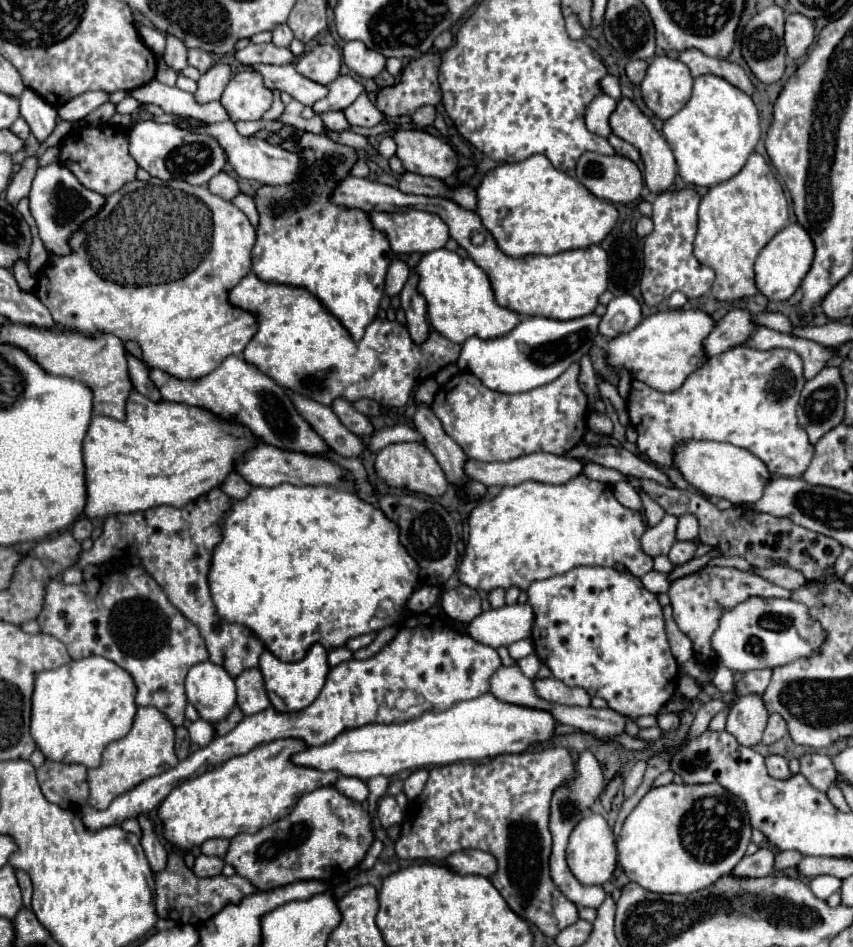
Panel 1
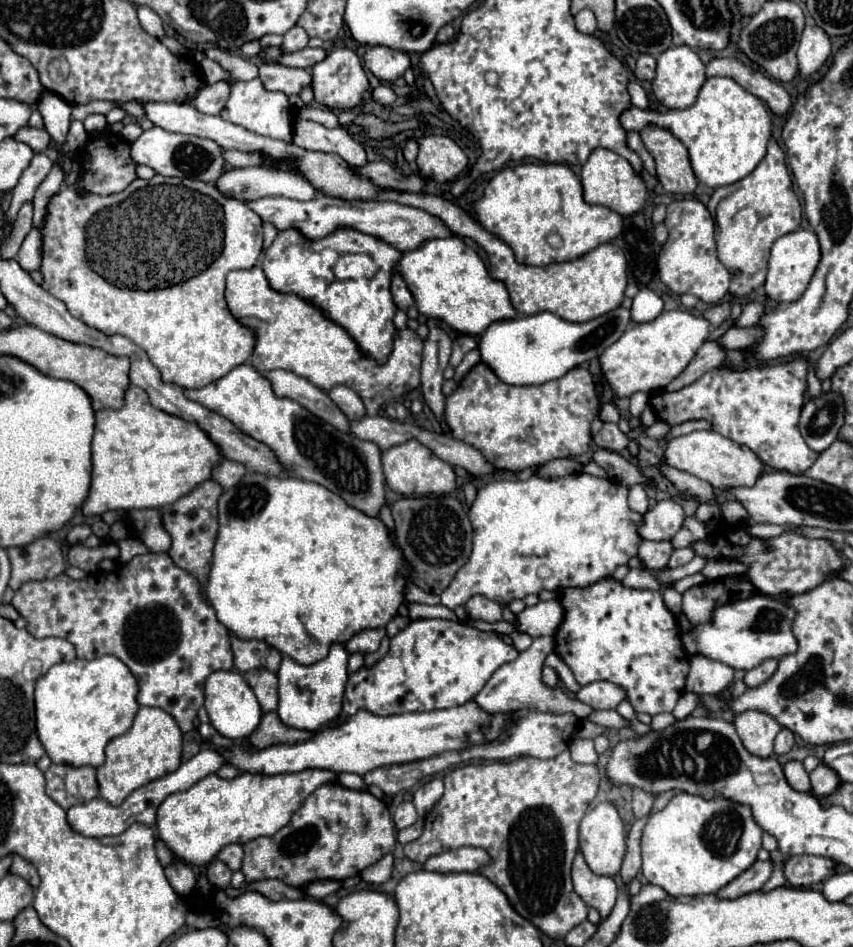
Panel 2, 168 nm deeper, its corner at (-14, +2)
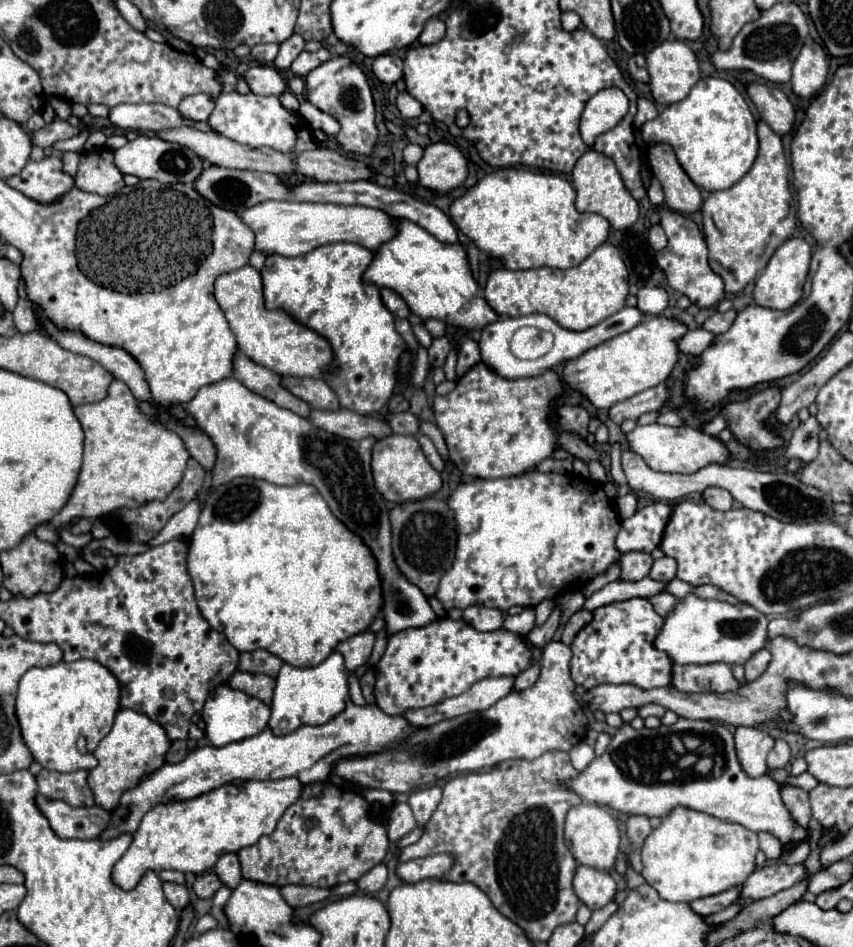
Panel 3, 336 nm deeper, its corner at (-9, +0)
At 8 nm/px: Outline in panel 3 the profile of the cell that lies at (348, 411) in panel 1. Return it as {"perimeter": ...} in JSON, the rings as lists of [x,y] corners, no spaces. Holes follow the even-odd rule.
{"perimeter":[[[285,377],[283,385],[297,395],[299,399],[307,401],[313,409],[325,409],[325,411],[339,411],[339,399],[335,391],[323,381],[323,379],[297,379],[297,377]]]}

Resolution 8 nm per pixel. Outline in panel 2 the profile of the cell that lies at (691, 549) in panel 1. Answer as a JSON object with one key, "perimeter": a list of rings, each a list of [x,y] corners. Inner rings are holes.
{"perimeter":[[[684,547],[684,549],[676,549],[668,561],[668,567],[680,567],[680,565],[686,565],[688,561],[694,559],[694,551],[690,547]]]}

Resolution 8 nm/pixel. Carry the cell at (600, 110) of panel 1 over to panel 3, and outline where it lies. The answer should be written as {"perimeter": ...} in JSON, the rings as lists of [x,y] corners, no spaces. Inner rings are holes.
{"perimeter":[[[705,77],[691,93],[641,125],[645,145],[669,143],[691,181],[705,191],[735,185],[753,165],[759,149],[757,121],[743,95],[725,79]]]}

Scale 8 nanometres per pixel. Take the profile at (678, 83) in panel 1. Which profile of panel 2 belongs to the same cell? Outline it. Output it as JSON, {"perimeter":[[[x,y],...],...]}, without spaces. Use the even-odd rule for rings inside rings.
{"perimeter":[[[688,45],[670,47],[658,57],[652,91],[668,109],[686,109],[694,105],[702,83],[706,81],[706,65]]]}

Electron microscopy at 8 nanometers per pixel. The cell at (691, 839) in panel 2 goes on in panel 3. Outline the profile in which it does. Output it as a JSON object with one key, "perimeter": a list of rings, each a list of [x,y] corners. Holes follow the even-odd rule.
{"perimeter":[[[675,807],[663,817],[661,825],[647,835],[641,847],[641,875],[663,899],[691,903],[741,885],[755,871],[757,851],[757,833],[739,823],[723,821],[689,807]]]}

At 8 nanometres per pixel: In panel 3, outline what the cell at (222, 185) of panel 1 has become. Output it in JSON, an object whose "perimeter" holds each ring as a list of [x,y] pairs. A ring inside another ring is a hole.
{"perimeter":[[[265,201],[257,207],[243,211],[241,219],[253,229],[257,241],[255,249],[267,255],[277,253],[283,257],[297,257],[313,251],[315,247],[351,241],[377,251],[385,239],[393,239],[393,217],[381,209],[363,205],[335,205],[335,203],[297,203],[297,201]]]}

